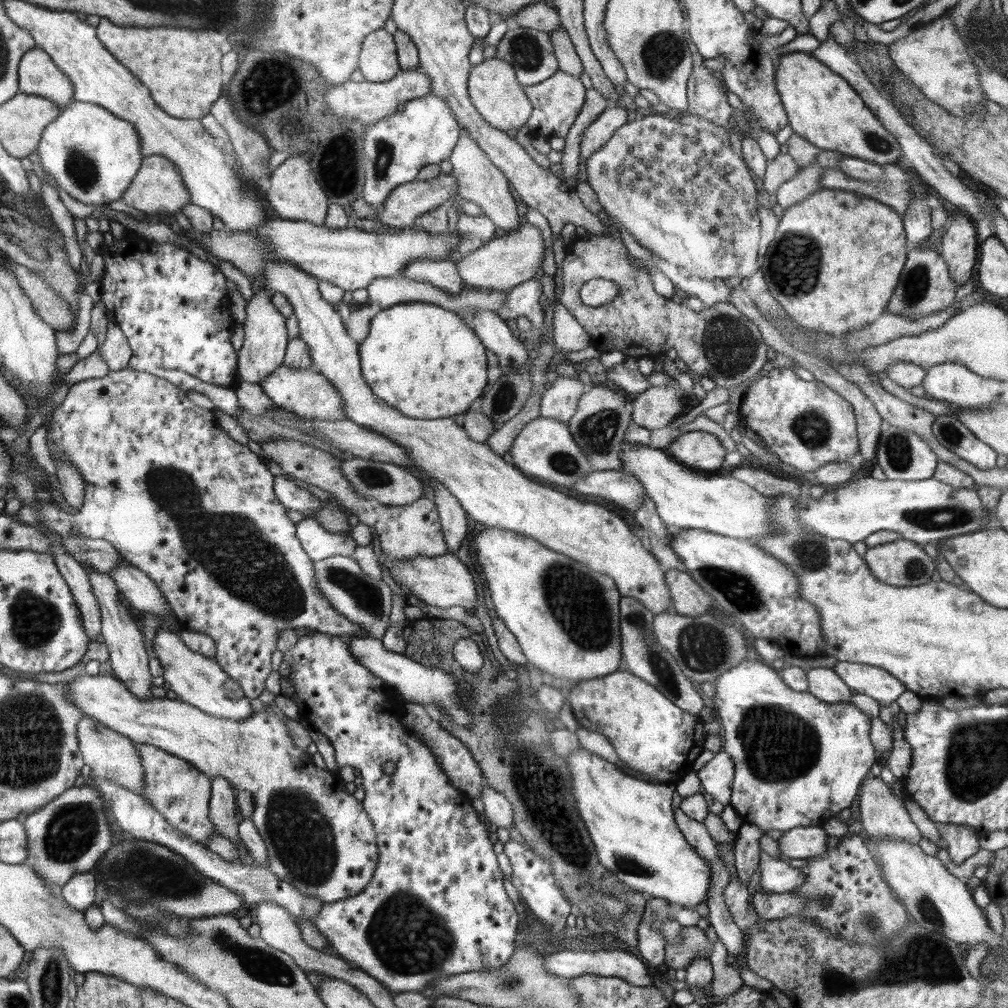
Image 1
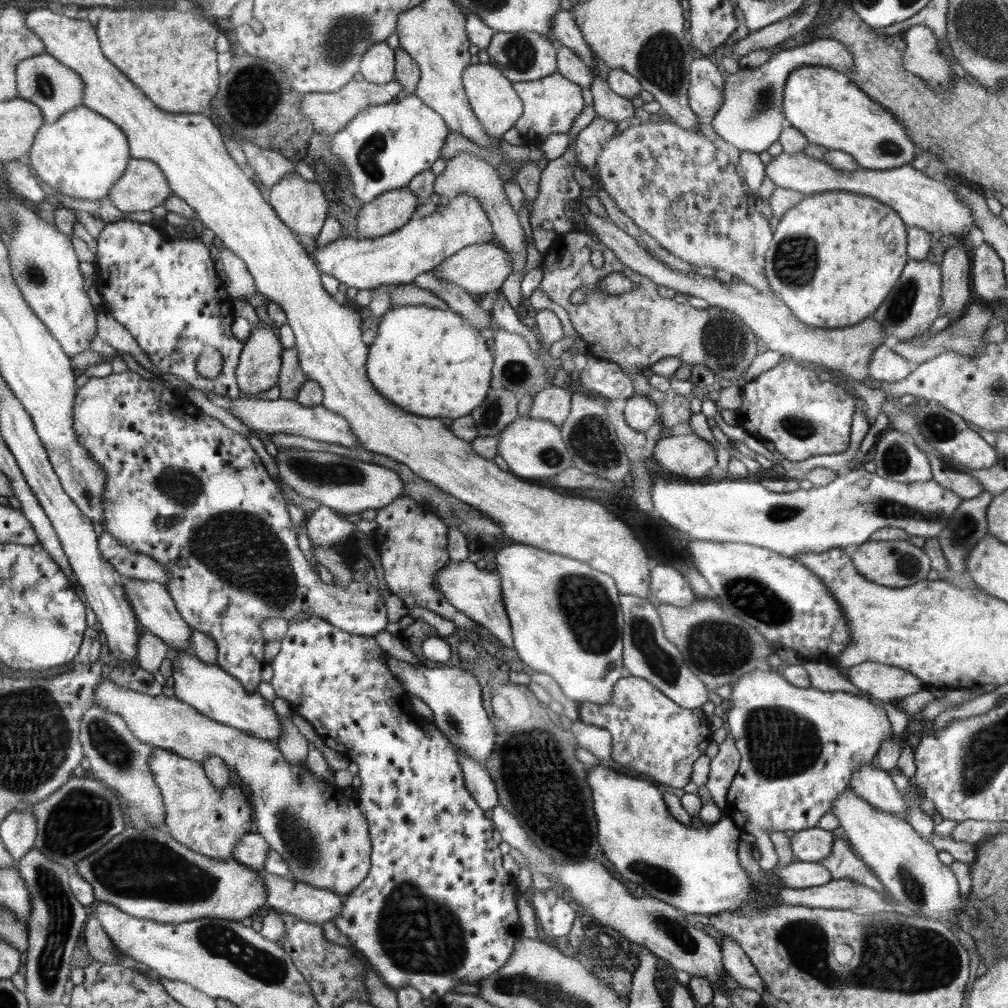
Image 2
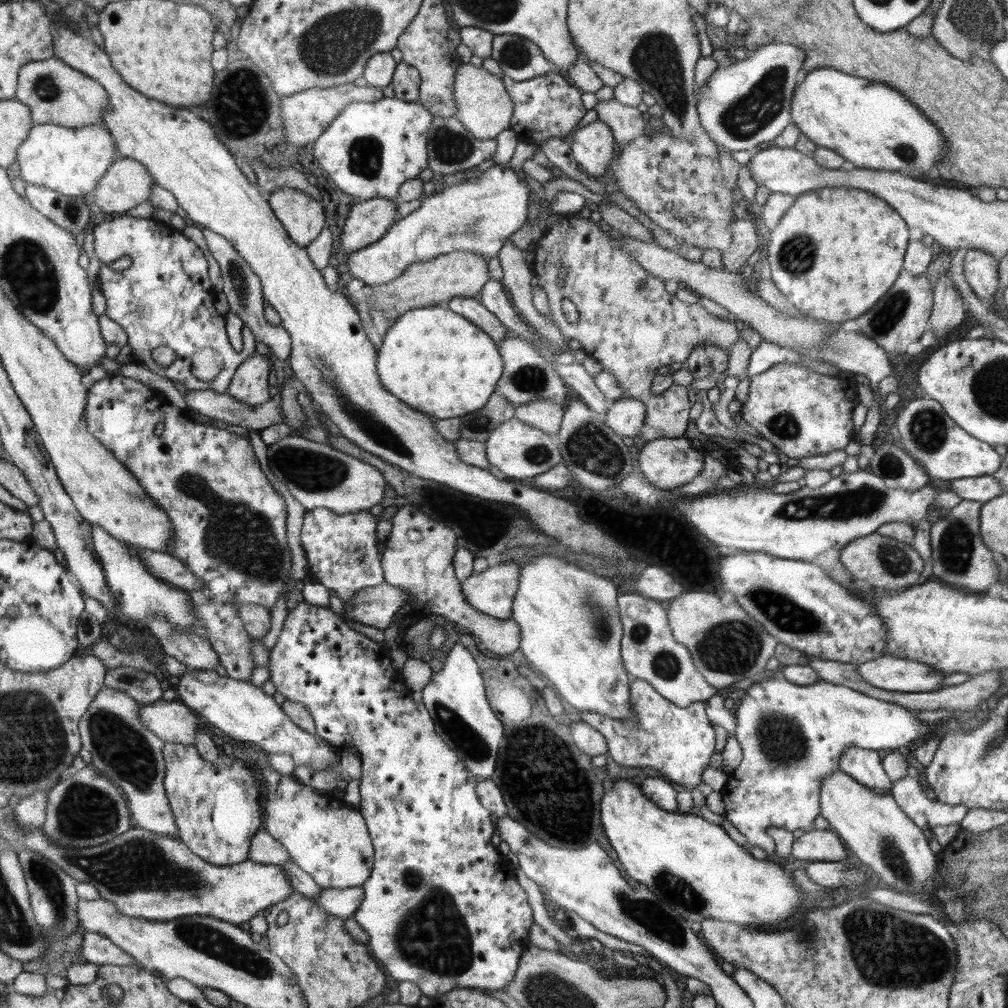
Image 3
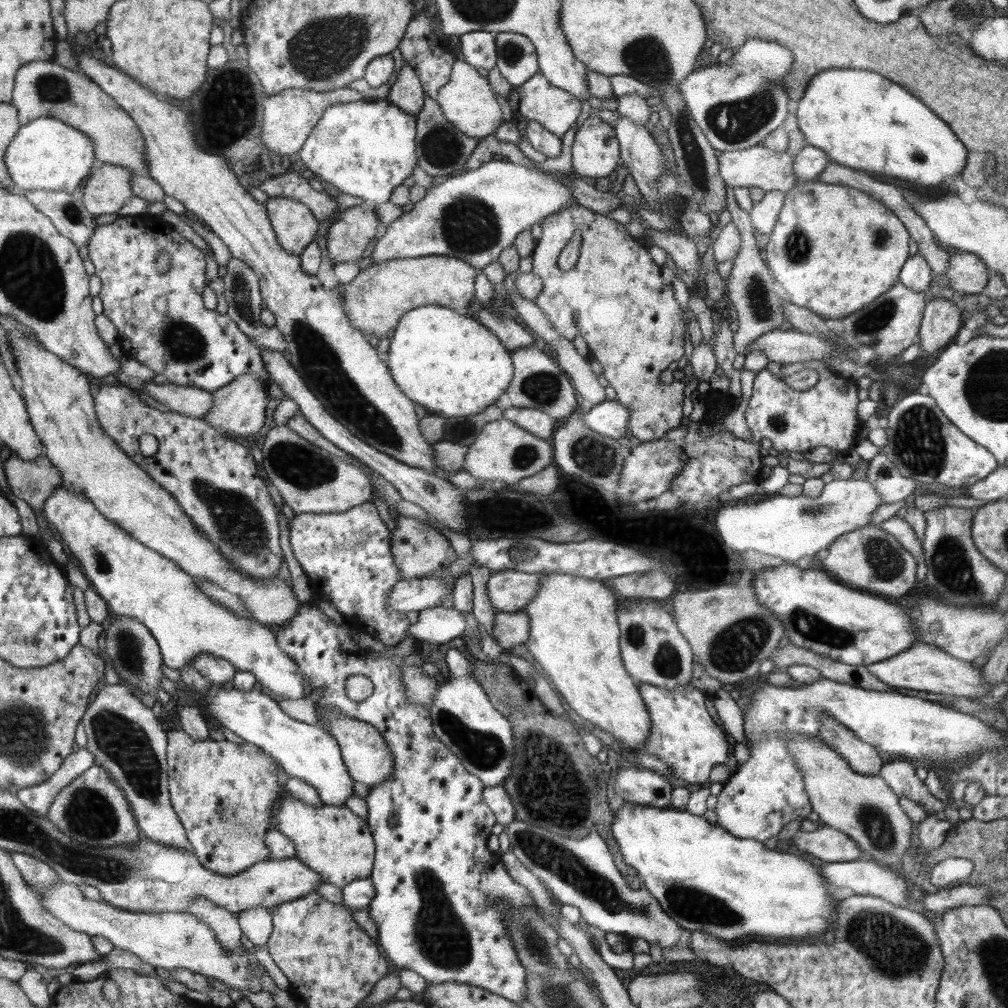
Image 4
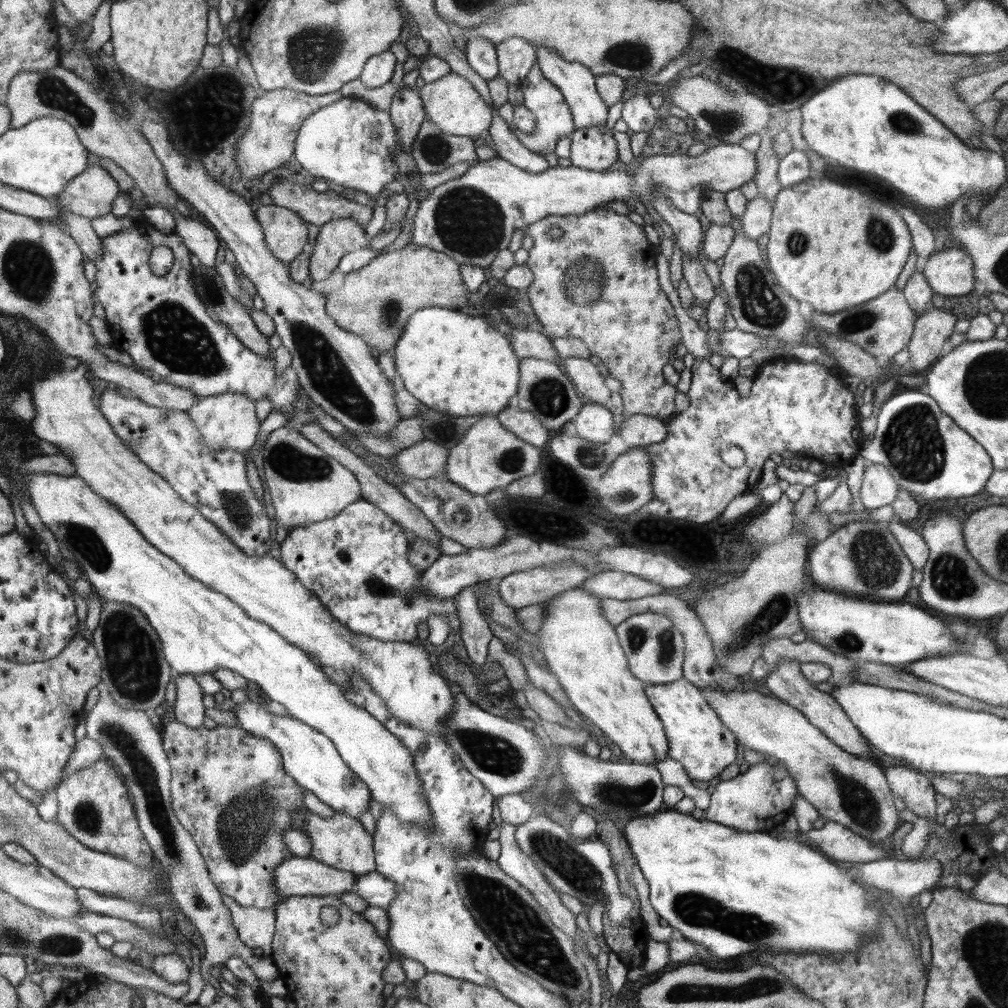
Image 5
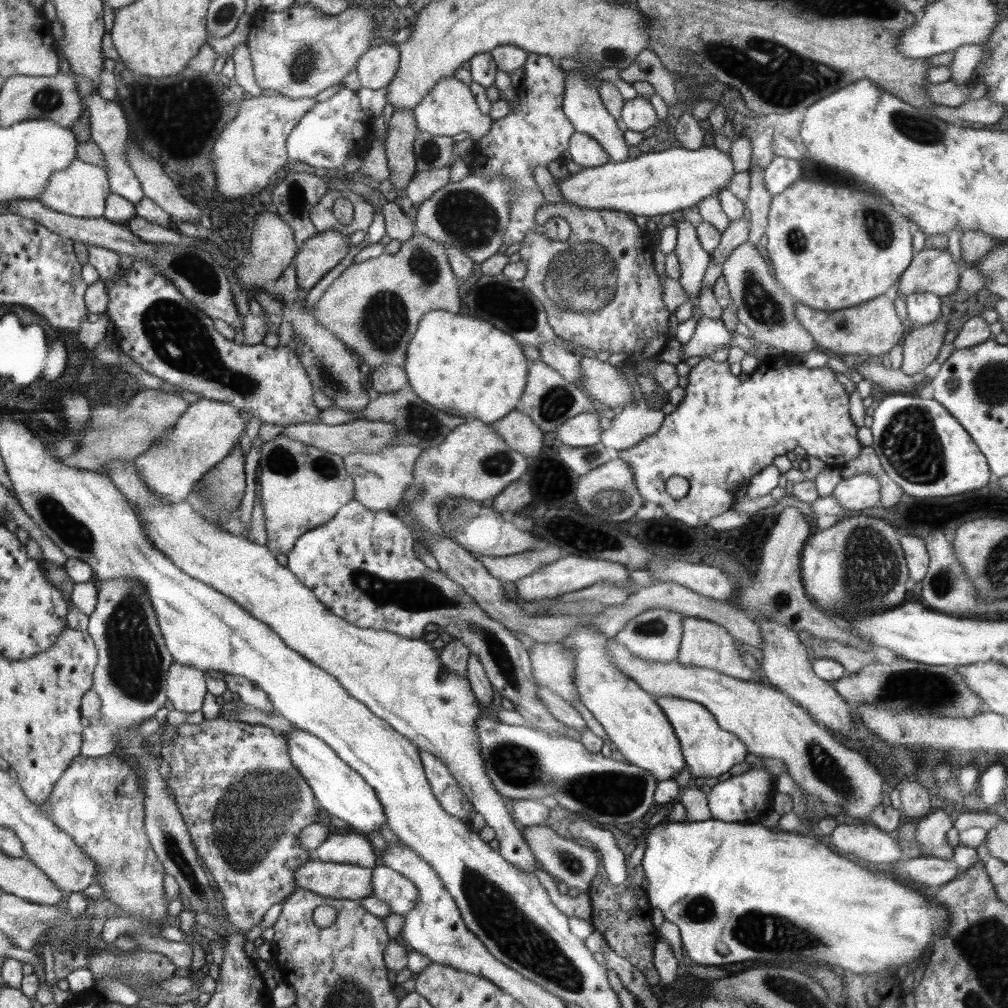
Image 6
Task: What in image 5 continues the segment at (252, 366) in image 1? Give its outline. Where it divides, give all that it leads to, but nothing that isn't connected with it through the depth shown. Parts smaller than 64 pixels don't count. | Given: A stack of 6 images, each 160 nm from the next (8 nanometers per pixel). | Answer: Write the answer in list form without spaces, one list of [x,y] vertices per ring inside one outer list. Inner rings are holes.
[[[222,394],[196,398],[194,407],[186,414],[195,424],[203,443],[210,450],[234,449],[246,453],[256,444],[260,421],[256,417],[255,402],[240,394]]]

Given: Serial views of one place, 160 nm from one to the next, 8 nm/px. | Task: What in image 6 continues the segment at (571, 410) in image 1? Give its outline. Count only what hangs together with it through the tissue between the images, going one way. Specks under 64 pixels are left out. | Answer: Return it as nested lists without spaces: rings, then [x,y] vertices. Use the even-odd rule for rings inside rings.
[[[518,409],[510,411],[504,418],[496,420],[490,426],[515,451],[527,457],[536,457],[542,450],[543,432],[534,421]]]

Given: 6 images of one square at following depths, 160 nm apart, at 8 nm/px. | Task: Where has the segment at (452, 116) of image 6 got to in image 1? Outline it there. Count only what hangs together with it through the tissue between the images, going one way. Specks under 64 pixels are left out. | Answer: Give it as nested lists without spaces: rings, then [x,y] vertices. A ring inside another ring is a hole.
[[[494,57],[484,59],[480,64],[473,66],[468,77],[467,87],[472,104],[490,126],[504,132],[525,127],[533,106],[524,92],[523,86],[518,82],[514,68],[505,60]]]

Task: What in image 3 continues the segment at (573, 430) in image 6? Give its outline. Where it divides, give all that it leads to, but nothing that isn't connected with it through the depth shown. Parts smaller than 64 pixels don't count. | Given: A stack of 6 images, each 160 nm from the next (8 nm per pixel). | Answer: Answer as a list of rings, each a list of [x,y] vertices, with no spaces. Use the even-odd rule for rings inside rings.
[[[622,398],[607,406],[607,413],[602,416],[606,424],[624,440],[632,442],[642,430],[646,408],[634,399]]]

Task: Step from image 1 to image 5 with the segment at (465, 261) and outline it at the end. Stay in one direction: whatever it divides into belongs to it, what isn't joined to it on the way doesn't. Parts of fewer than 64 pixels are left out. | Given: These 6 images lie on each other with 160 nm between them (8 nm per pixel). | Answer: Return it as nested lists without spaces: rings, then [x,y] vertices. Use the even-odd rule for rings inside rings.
[[[410,241],[403,249],[381,253],[366,266],[346,274],[344,284],[326,296],[325,307],[339,328],[362,338],[380,354],[393,356],[413,312],[426,307],[465,311],[468,295],[459,264],[454,259]]]

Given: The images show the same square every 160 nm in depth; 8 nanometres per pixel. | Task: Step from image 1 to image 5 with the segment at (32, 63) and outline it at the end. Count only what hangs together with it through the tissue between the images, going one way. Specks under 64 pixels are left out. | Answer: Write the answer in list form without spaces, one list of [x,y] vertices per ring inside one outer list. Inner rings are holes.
[[[59,64],[40,72],[17,72],[10,81],[5,105],[11,112],[11,128],[26,126],[31,120],[46,116],[68,121],[87,151],[113,160],[134,179],[135,187],[147,197],[158,204],[164,203],[164,208],[174,208],[178,194],[167,184],[162,163],[154,154],[151,144],[138,128],[114,112],[107,97],[101,97],[89,82],[71,70]]]

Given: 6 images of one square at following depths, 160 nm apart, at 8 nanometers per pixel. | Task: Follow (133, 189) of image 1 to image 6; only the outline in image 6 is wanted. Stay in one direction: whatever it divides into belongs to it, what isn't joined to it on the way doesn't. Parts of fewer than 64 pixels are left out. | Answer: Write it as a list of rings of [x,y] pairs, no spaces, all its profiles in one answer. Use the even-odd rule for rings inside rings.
[[[74,159],[65,171],[52,173],[38,200],[56,212],[79,217],[99,217],[105,211],[106,197],[111,193],[108,173],[99,166]]]

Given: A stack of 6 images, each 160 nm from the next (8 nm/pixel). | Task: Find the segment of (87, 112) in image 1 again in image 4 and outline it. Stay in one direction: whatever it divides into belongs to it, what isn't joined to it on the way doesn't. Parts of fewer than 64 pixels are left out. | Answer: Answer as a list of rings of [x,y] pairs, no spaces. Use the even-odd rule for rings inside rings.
[[[40,117],[19,126],[14,139],[6,148],[3,162],[12,180],[19,186],[19,191],[47,190],[76,194],[76,189],[87,180],[92,166],[97,164],[95,144],[78,129],[54,117]]]

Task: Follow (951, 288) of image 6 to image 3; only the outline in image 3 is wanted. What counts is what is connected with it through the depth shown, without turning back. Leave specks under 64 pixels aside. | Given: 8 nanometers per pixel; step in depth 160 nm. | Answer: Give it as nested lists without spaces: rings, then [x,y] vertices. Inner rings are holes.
[[[968,249],[964,256],[963,273],[974,294],[989,301],[998,290],[998,264],[991,254],[978,249]]]

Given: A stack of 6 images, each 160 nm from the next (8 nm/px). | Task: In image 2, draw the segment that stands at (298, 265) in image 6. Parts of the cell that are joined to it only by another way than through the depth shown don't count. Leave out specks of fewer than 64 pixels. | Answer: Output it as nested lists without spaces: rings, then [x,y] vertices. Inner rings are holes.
[[[406,187],[384,191],[357,212],[358,237],[379,237],[406,224],[419,205],[417,196]]]

